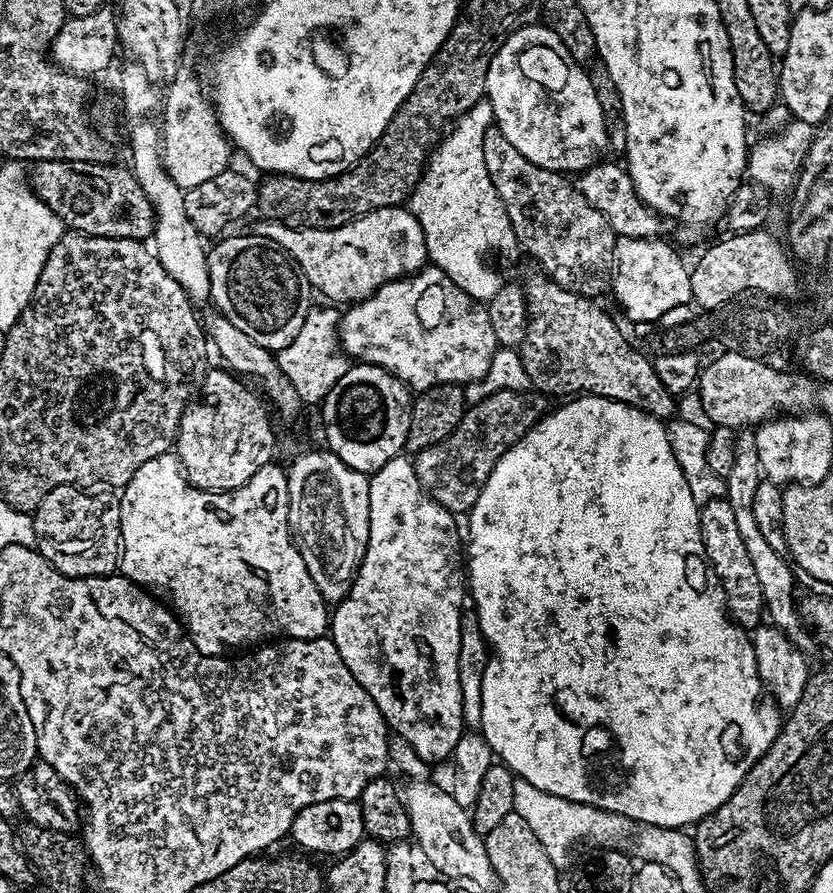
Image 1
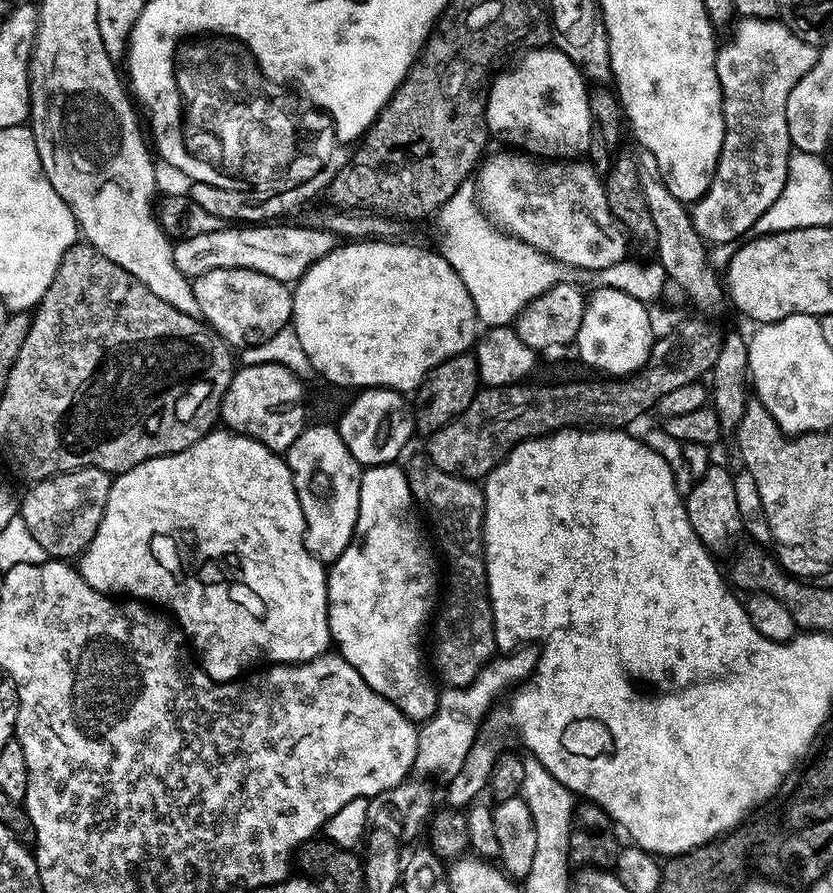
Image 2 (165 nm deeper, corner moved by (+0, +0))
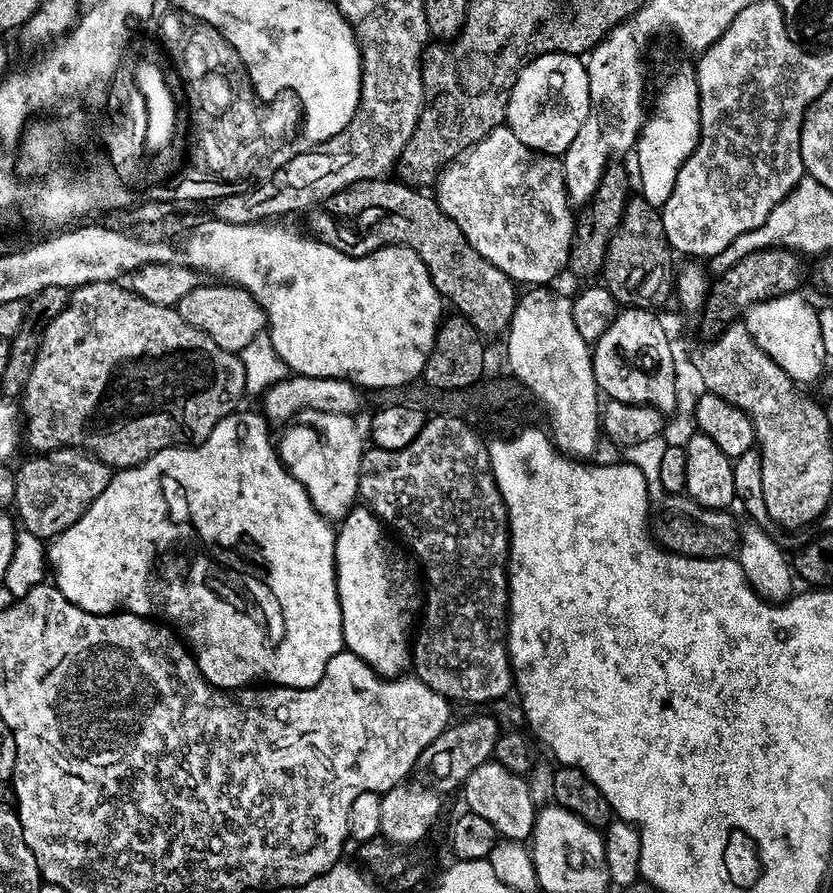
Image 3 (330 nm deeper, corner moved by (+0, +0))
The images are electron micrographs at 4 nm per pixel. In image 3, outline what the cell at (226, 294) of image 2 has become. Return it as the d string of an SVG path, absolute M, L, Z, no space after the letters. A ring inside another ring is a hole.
M216 282L211 288L210 285L201 283L190 294L183 296L176 303L175 310L182 314L182 318L190 326L202 330L222 350L230 350L239 354L244 347L256 336L261 335L266 328L266 317L259 302L248 293L246 288L238 288L235 284L227 282Z

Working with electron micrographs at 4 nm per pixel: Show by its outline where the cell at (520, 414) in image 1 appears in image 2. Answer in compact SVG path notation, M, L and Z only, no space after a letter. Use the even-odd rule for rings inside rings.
M692 316L681 322L680 336L664 336L661 340L659 337L653 343L648 363L630 376L596 378L600 380L577 378L560 385L519 382L481 387L463 414L427 437L427 459L446 474L480 482L523 440L577 426L627 429L639 416L646 415L651 408L653 411L670 390L707 377L718 362L721 339L718 325Z

